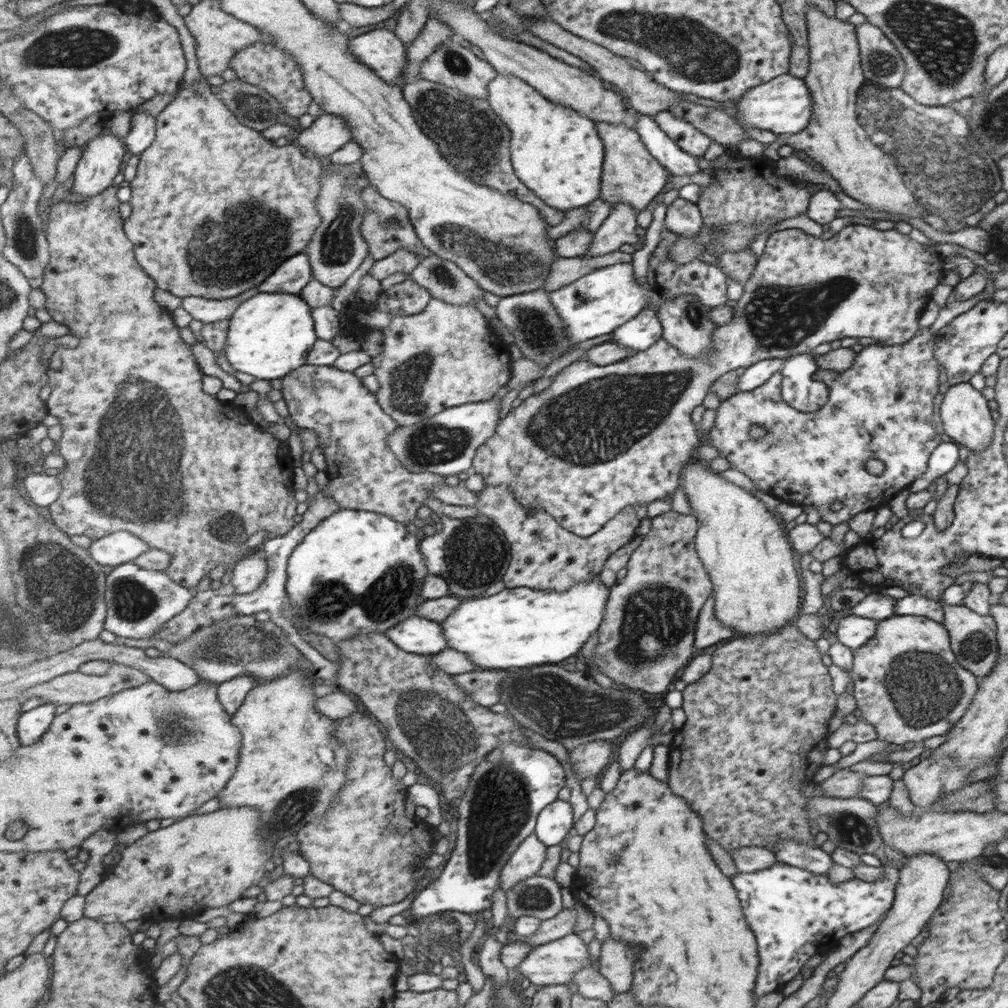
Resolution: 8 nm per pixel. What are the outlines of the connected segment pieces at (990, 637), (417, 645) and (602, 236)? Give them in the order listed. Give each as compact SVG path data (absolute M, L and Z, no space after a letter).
M943 604L942 625L949 632L950 646L957 656L957 662L978 680L987 677L998 659L997 626L990 615L980 615L963 604Z
M413 615L385 632L403 650L420 655L435 655L450 646L442 623Z
M618 204L610 209L609 215L593 238L593 245L585 258L597 258L603 254L609 254L618 249L628 249L639 241L639 230L636 222L636 214L629 208L629 204Z

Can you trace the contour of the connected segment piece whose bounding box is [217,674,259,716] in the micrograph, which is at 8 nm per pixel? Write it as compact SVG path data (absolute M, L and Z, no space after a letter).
M241 674L233 680L221 683L217 687L217 700L223 704L226 712L233 716L246 702L247 696L259 684L256 678L249 674Z

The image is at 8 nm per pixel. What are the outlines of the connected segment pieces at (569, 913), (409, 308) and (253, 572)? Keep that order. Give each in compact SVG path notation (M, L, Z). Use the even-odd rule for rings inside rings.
M563 909L557 916L542 921L541 928L533 936L518 936L512 932L508 942L513 944L527 944L537 948L539 945L548 944L559 940L574 932L579 921L579 912L576 909Z
M411 278L382 291L382 294L388 296L386 303L395 318L400 315L420 314L433 298L424 286Z
M257 551L239 560L232 569L231 582L236 586L237 594L246 595L264 583L268 575L268 560L264 553Z

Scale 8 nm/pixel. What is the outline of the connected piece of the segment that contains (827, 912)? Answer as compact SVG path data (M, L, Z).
M781 861L757 872L737 872L735 876L729 876L737 891L747 926L756 942L758 964L754 984L755 1002L765 994L787 990L787 982L795 982L795 978L803 974L801 970L810 956L831 954L839 946L843 936L871 926L885 912L889 912L894 902L899 870L893 867L883 868L884 876L875 882L863 882L854 878L837 885L831 885L825 874L815 874L814 871L803 870L802 867Z

